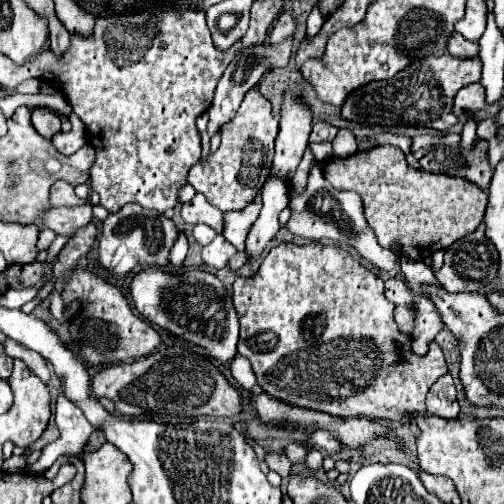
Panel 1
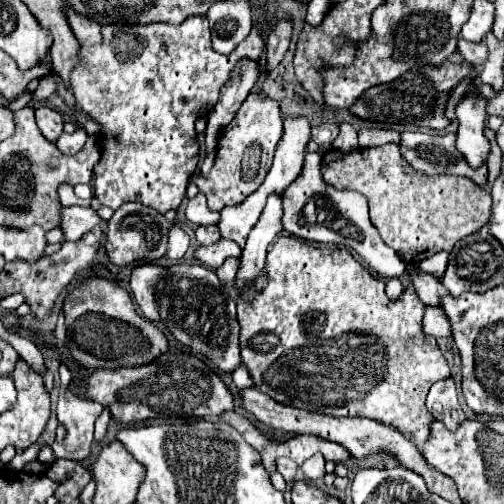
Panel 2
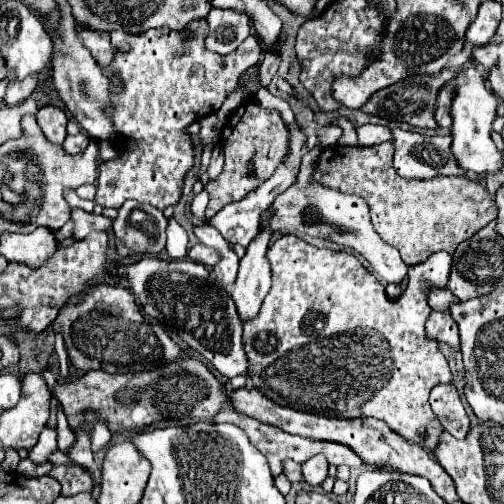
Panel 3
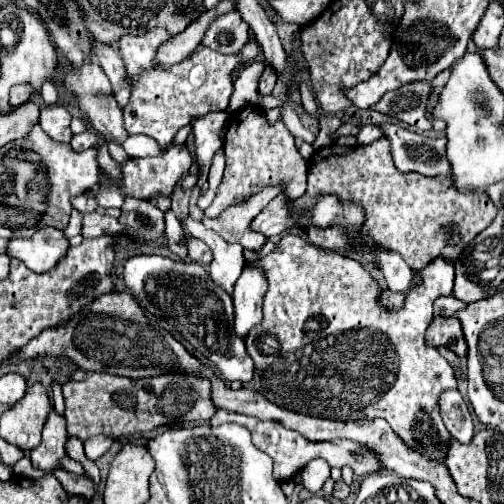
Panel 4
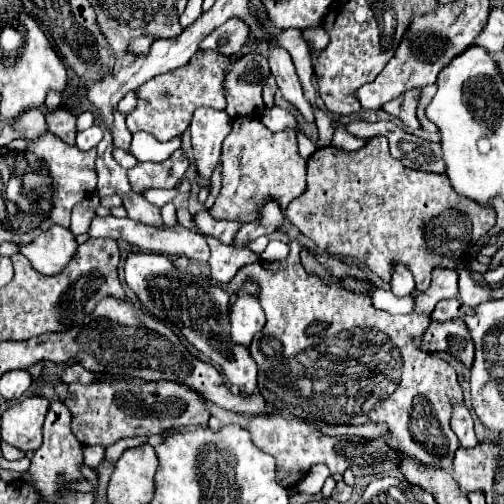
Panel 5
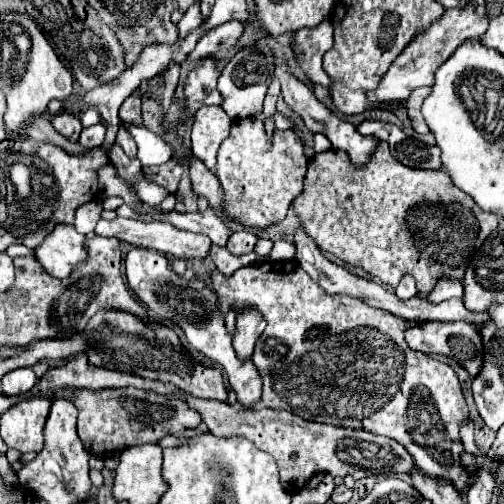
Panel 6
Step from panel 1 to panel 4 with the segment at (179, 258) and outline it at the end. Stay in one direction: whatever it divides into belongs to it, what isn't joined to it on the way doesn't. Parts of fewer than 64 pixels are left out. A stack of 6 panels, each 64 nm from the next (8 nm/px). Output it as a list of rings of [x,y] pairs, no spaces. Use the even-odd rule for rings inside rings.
[[[166,210],[166,236],[168,236],[170,252],[174,252],[182,260],[186,260],[186,248],[182,244],[184,230],[182,230],[182,226],[180,226],[180,222],[172,210]]]

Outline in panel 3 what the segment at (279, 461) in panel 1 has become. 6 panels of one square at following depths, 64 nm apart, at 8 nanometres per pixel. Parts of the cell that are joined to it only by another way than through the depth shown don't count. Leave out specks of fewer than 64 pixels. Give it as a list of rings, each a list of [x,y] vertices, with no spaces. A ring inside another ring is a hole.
[[[293,460],[284,461],[284,474],[292,484],[296,484],[296,482],[302,480],[302,470],[300,470],[300,466]]]

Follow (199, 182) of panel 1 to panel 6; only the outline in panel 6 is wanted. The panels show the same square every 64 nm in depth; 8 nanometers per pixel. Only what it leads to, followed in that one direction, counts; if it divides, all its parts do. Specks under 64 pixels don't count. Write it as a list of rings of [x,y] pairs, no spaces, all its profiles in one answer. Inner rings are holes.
[[[242,118],[232,122],[230,136],[218,148],[216,164],[216,174],[226,192],[224,214],[260,232],[282,222],[292,200],[302,192],[306,164],[302,142],[292,130],[276,130],[276,138],[270,140],[262,120]]]

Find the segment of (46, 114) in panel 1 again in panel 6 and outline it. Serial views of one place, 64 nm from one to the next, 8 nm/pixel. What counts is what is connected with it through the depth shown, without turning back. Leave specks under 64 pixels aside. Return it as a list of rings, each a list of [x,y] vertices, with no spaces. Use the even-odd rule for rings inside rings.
[[[66,112],[54,116],[54,118],[52,118],[52,126],[54,126],[62,136],[66,136],[70,142],[78,142],[78,136],[80,136],[80,132],[82,132],[80,120],[78,120],[76,116],[66,114]]]

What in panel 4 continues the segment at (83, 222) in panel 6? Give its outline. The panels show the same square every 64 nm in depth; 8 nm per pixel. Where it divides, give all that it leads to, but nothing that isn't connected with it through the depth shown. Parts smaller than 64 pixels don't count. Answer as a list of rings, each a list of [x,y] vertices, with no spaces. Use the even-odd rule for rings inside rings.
[[[76,208],[72,210],[72,216],[70,216],[70,224],[68,224],[68,228],[64,228],[64,234],[68,236],[68,238],[74,238],[74,236],[78,236],[82,232],[82,212],[78,212]]]

